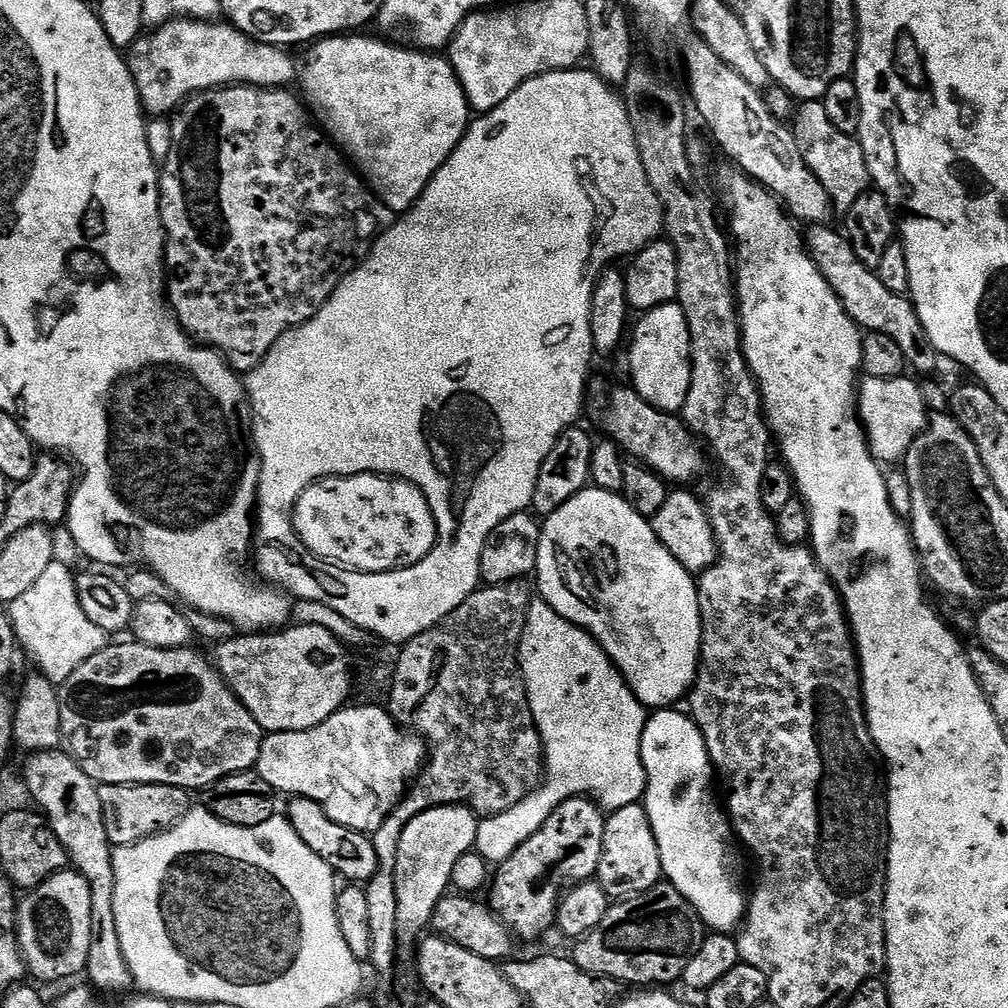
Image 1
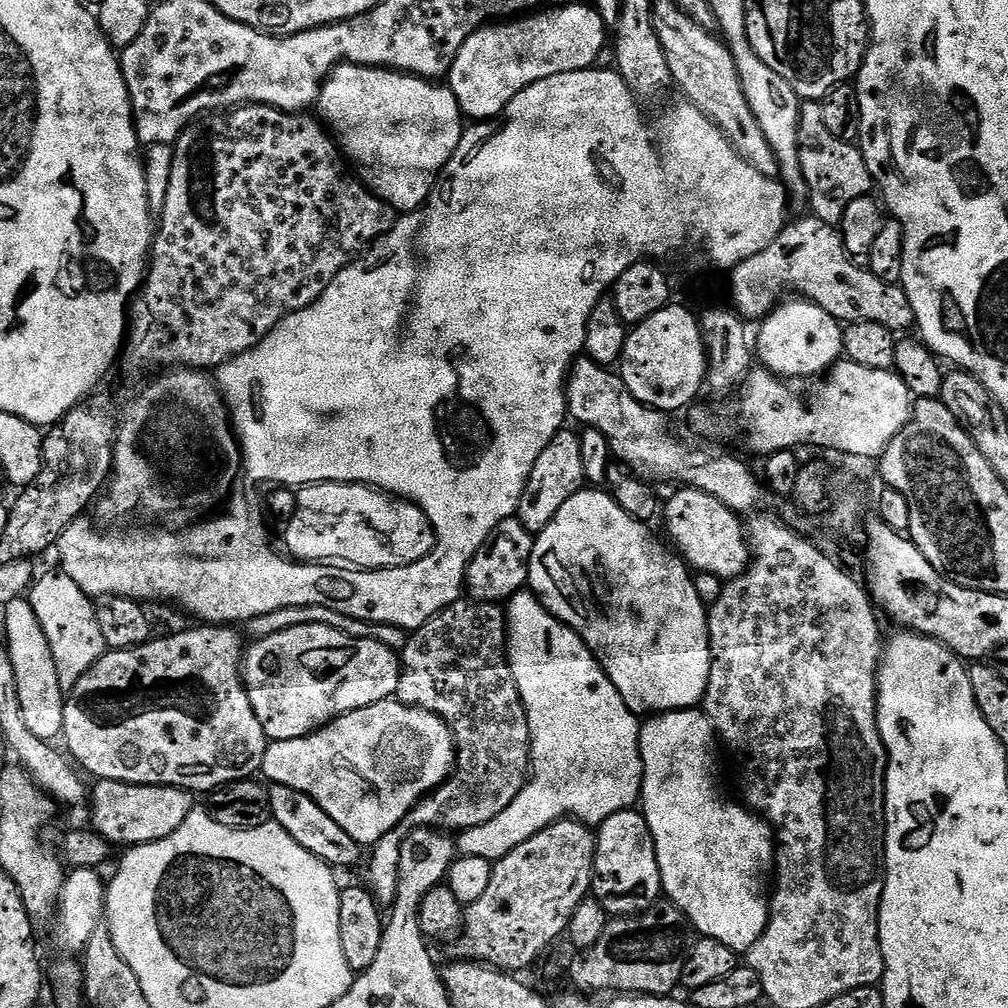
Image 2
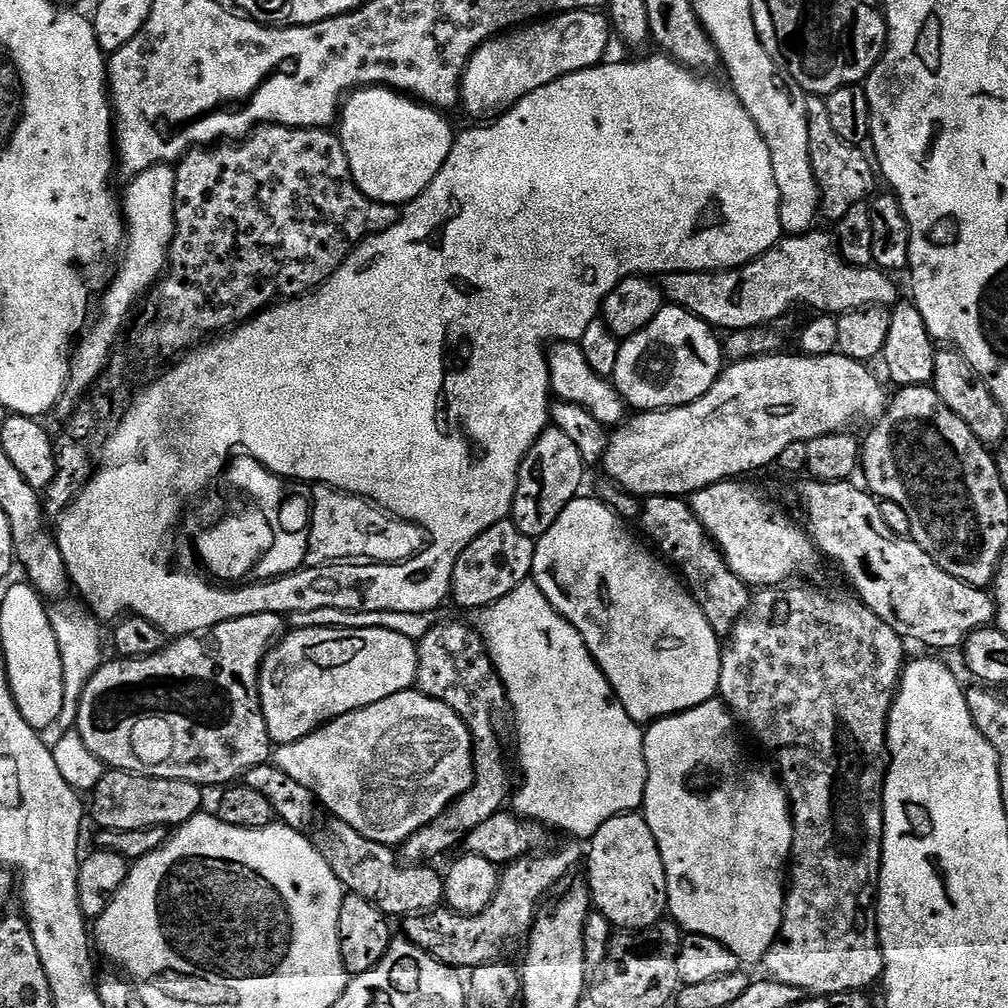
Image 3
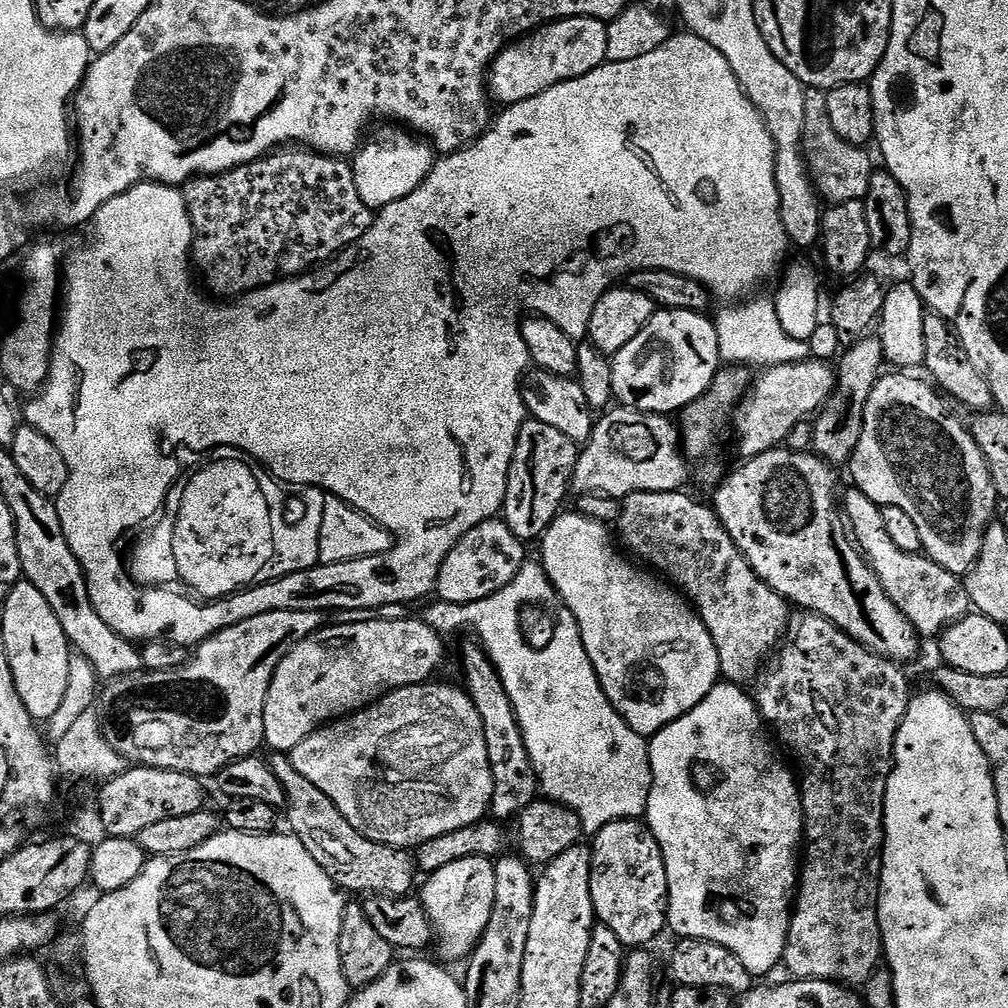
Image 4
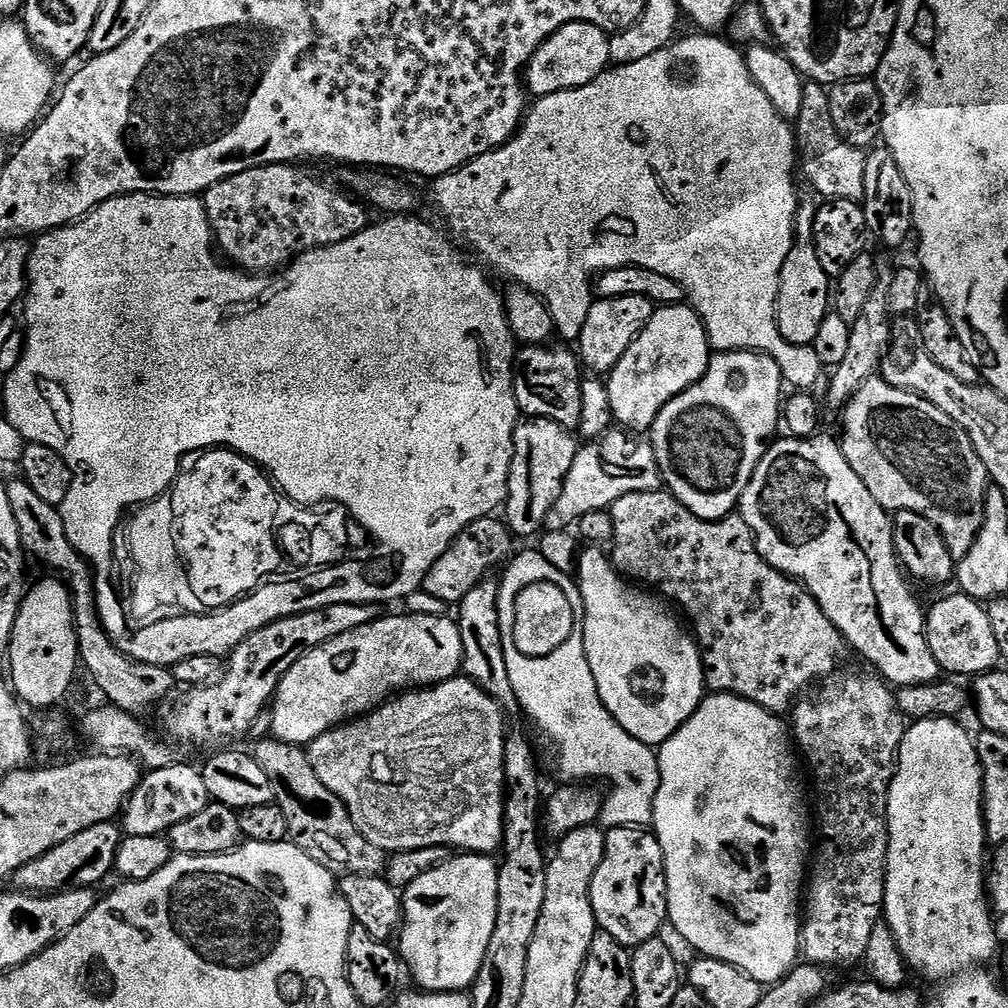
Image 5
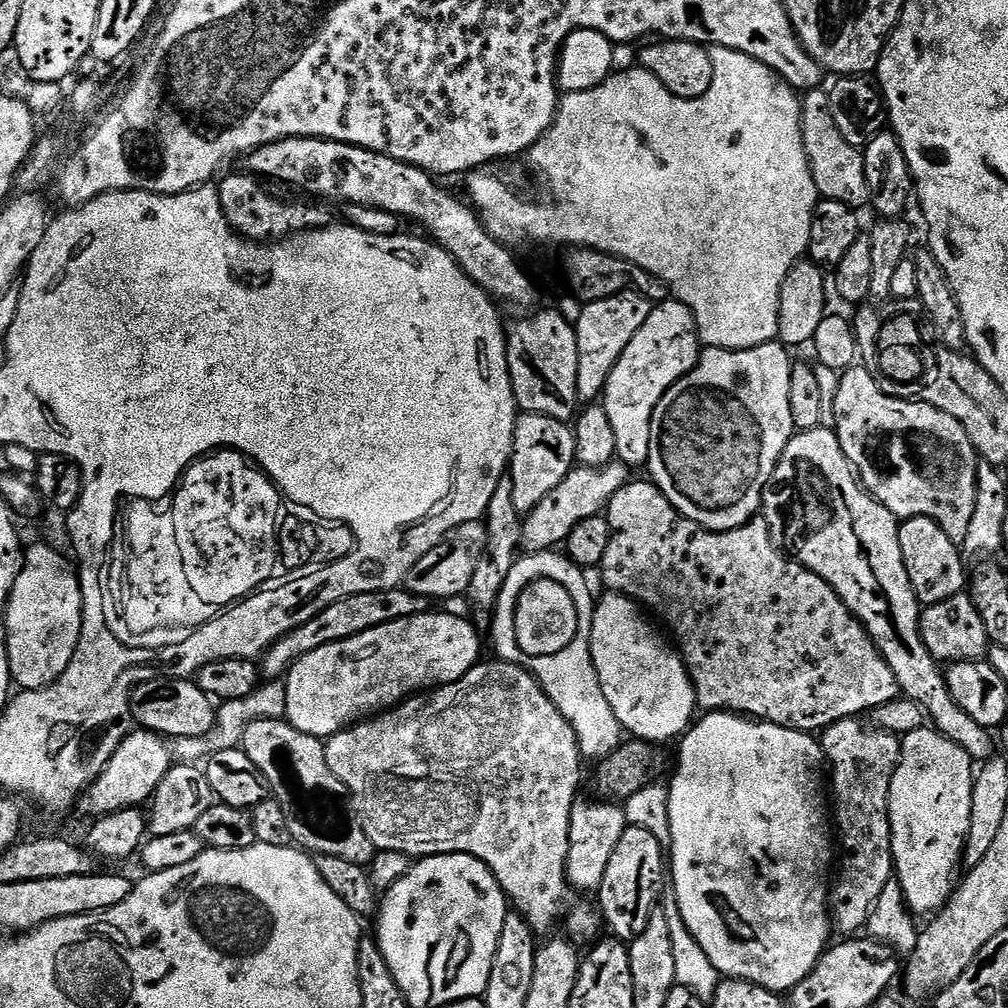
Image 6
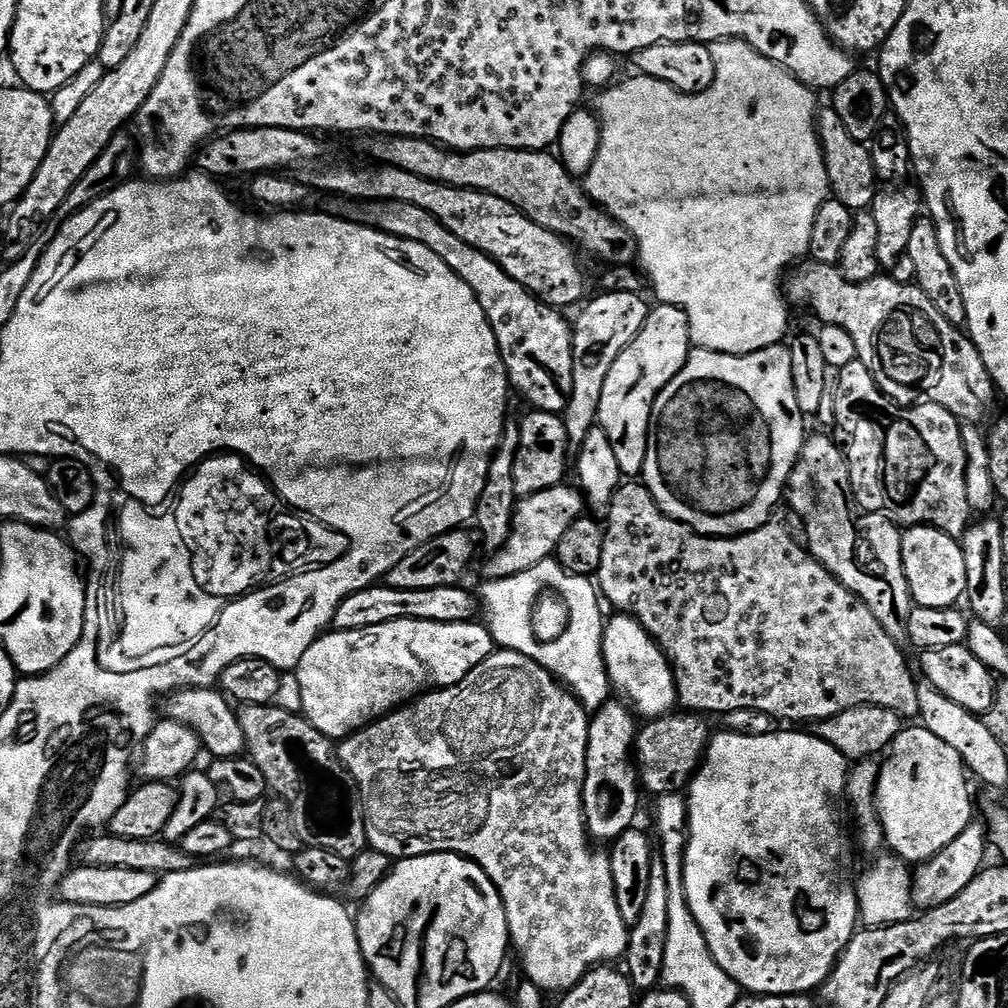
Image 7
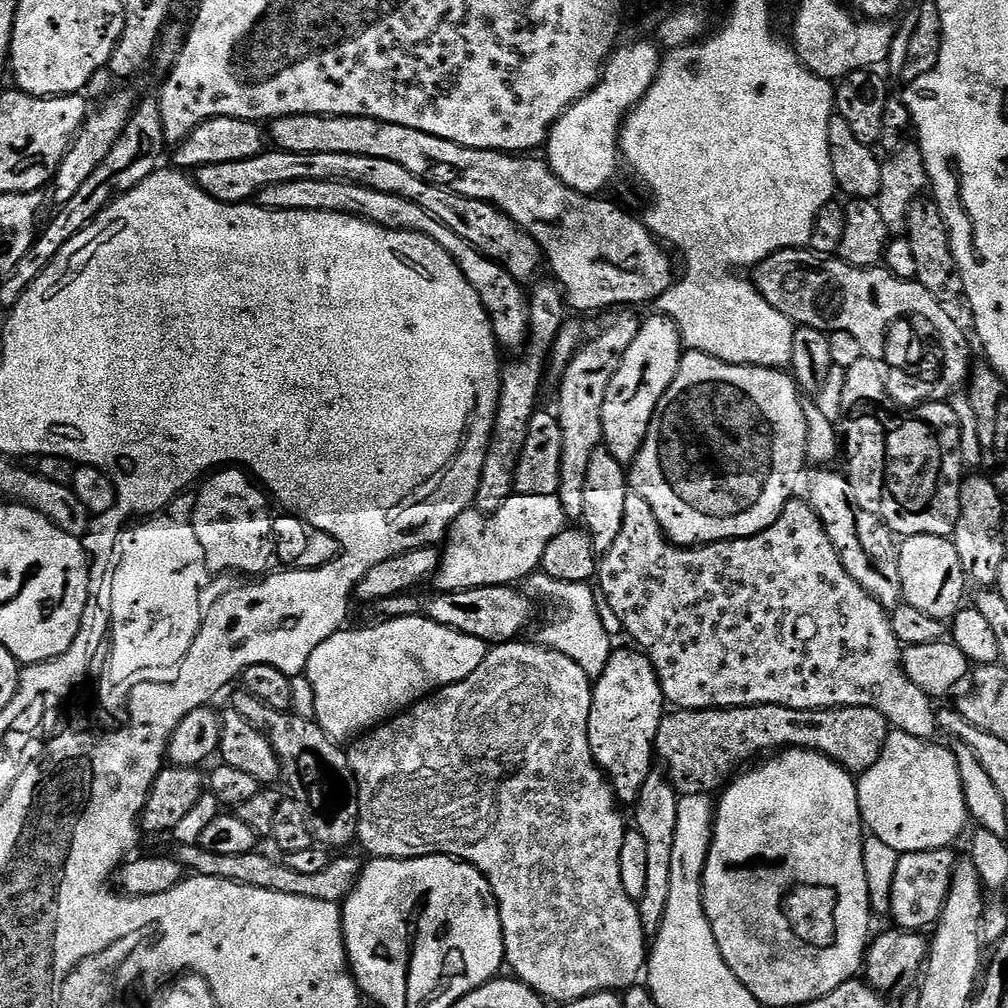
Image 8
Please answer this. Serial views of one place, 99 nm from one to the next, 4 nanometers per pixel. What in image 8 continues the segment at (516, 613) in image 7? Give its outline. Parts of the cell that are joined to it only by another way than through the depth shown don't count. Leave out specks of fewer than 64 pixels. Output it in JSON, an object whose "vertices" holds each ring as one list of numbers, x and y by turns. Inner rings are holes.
{"vertices":[[543,572,533,573,529,577,528,586,530,586,529,593,533,597,557,602,560,606,554,620,544,625,539,632,537,637,539,643,578,662,590,678,600,676,606,662,612,656,614,643,612,644,610,634,600,616,598,598,593,587,589,583,559,582,558,579,550,578]]}

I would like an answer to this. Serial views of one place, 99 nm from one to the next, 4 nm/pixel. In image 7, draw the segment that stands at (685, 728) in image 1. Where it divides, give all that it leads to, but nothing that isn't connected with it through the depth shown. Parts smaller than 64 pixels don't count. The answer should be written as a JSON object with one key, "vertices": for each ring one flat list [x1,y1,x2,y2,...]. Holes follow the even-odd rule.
{"vertices":[[792,730,792,731,796,731,796,732,764,732,764,733,762,733,762,734,761,734,761,736,747,736,747,734,746,734,746,733,744,733,744,732,720,732,720,733,718,733,718,734,717,734,717,736,716,736,716,733,715,733,715,735,713,735,713,736,712,736,712,737,711,737,711,739,709,739,709,742,708,742,708,751,707,751,707,752,705,752,705,753,704,753,704,758,703,758,703,760,701,760,701,761,700,761,700,767,699,767,699,768,697,768,697,770,696,770,696,774,695,774,695,776,693,776,693,777,692,777,692,779,691,779,691,781,690,781,690,783,689,783,689,785,688,785,688,787,687,787,687,789,686,789,686,803,687,803,687,805,688,805,688,827,687,827,687,829,686,829,686,843,685,843,685,845,684,845,684,893,685,893,685,894,686,894,686,902,687,902,687,903,688,903,688,905,689,905,689,906,690,906,690,910,691,910,691,911,692,911,692,913,693,913,693,914,694,914,694,918,695,918,695,919,696,919,696,921,697,921,697,922,698,922,698,926,699,926,699,927,700,927,700,929,701,929,701,930,702,930,702,934,703,934,703,935,704,935,704,937,705,937,705,938,706,938,706,942,707,942,707,943,708,943,708,945,709,945,709,946,710,946,710,954,711,954,711,955,712,955,712,957,713,957,713,958,715,958,715,959,716,959,716,961,717,961,717,962,718,962,718,966,722,966,722,970,723,970,723,971,724,971,724,972,725,972,725,973,726,973,726,975,727,975,727,976,729,976,729,977,730,977,730,978,731,978,731,980,735,980,735,981,736,981,736,983,737,983,737,984,739,984,739,985,740,985,740,987,741,987,741,989,743,989,743,991,744,991,744,992,745,992,745,993,748,993,748,994,755,994,755,995,758,995,758,996,798,996,798,995,801,995,801,994,812,994,812,993,815,993,815,992,816,992,816,991,817,991,817,989,819,989,819,987,820,987,820,985,821,985,821,984,823,984,823,983,824,983,824,981,825,981,825,980,827,980,827,978,828,978,828,975,830,975,830,973,831,973,831,972,832,972,832,967,834,967,834,965,836,965,836,959,837,959,837,958,839,958,839,957,840,957,840,955,842,955,842,953,844,953,844,947,846,947,846,945,848,945,848,944,849,944,849,942,851,942,851,941,852,941,852,937,853,937,853,936,855,936,855,935,856,935,856,933,857,933,857,931,858,931,858,917,859,917,859,914,860,914,860,907,859,907,859,906,858,906,858,905,857,905,857,904,856,904,856,884,855,884,855,883,854,883,854,876,851,876,851,874,850,874,850,873,848,873,848,848,847,848,847,846,846,846,846,845,844,845,844,836,843,836,843,834,842,834,842,833,840,833,840,820,839,820,839,816,840,816,840,804,841,804,841,808,842,808,842,801,843,801,843,800,844,800,844,799,845,799,845,795,844,795,844,787,845,787,845,786,846,786,846,782,847,782,847,781,848,781,848,774,849,774,849,771,850,771,850,761,849,761,849,760,848,760,848,759,846,759,846,757,845,757,845,756,844,756,844,755,843,755,843,754,841,754,841,753,840,753,840,751,838,751,838,749,836,749,836,748,835,748,835,747,834,747,834,746,830,746,830,742,826,742,826,741,825,741,825,740,824,740,824,739,822,739,822,738,821,738,821,736,817,736,817,735,815,735,815,734,813,734,813,733,812,733,812,732,811,732,811,731,808,731,808,730]]}

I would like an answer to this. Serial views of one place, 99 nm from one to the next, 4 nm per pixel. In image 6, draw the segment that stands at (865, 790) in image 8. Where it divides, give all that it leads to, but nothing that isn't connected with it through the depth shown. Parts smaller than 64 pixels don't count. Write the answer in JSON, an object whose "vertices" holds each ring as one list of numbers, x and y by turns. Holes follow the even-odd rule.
{"vertices":[[925,726,903,737,900,745,900,764,890,782,888,813,892,827,892,862,895,879,902,886,904,903,917,917,935,914,952,899,956,867,961,867,964,837,970,830,970,802,974,761,950,738]]}

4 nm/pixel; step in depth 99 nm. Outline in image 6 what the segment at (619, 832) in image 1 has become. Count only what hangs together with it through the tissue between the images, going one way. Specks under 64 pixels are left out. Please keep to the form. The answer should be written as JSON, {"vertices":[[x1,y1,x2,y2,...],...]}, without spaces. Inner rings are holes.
{"vertices":[[635,826,625,828,622,838,618,838,618,846,614,846,610,866,606,866,606,874,598,889,598,911,607,931,609,928,615,939,625,942,638,938,638,934,646,930,650,914,657,911,665,891,663,888,666,888,665,845,660,844,650,830]]}

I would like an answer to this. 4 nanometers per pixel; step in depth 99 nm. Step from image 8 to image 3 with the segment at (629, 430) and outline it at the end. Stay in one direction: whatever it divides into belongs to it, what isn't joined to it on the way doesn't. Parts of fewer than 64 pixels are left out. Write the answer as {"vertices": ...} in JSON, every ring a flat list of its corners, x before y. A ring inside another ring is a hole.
{"vertices":[[665,306,646,327,638,334,627,337,620,345,618,366,614,366,614,374,610,377,620,396,629,409,640,412,658,412,665,408,677,408,683,404,702,398,714,386,726,364,726,356,722,351,721,341,716,341,717,333,711,324,700,320,681,308]]}

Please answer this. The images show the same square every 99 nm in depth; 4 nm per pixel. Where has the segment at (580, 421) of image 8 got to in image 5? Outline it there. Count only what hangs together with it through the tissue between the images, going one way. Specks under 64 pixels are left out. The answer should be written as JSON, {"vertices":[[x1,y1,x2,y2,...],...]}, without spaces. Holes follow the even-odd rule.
{"vertices":[[623,296,622,298,593,299,586,326,580,331,578,355,583,367,592,374,611,374,614,366,622,362,622,354,642,334,646,322,650,322,654,305,645,296],[580,347,580,348,579,348],[604,372,604,373,600,373]]}

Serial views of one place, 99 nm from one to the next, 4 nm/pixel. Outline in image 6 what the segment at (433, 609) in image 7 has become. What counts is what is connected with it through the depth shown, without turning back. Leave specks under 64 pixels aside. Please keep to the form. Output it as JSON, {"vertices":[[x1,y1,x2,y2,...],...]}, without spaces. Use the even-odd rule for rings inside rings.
{"vertices":[[403,586,342,598,338,602,326,606,326,610,314,614,314,618,310,618,310,622,298,626,290,634,286,634,282,639,276,641,262,657,263,675,269,681,281,679,301,658,322,646,333,644,339,640,349,640,366,630,374,630,374,626,382,626,402,618,418,616,421,612,429,611,429,608,429,601,425,597,415,596,413,592,409,592]]}

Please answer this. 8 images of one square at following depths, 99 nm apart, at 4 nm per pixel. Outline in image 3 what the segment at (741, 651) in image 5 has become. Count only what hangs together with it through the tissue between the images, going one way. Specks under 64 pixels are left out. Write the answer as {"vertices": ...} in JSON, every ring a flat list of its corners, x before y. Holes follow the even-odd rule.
{"vertices":[[649,496,643,501,638,527,652,539,651,547,682,577,716,635,727,637,749,611,750,588,730,571,720,548,693,514,691,503,675,496]]}

